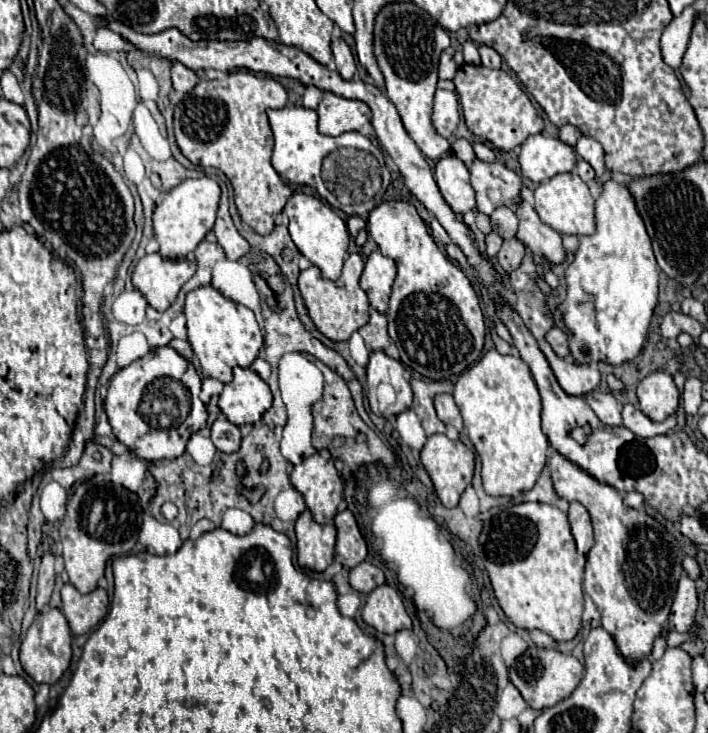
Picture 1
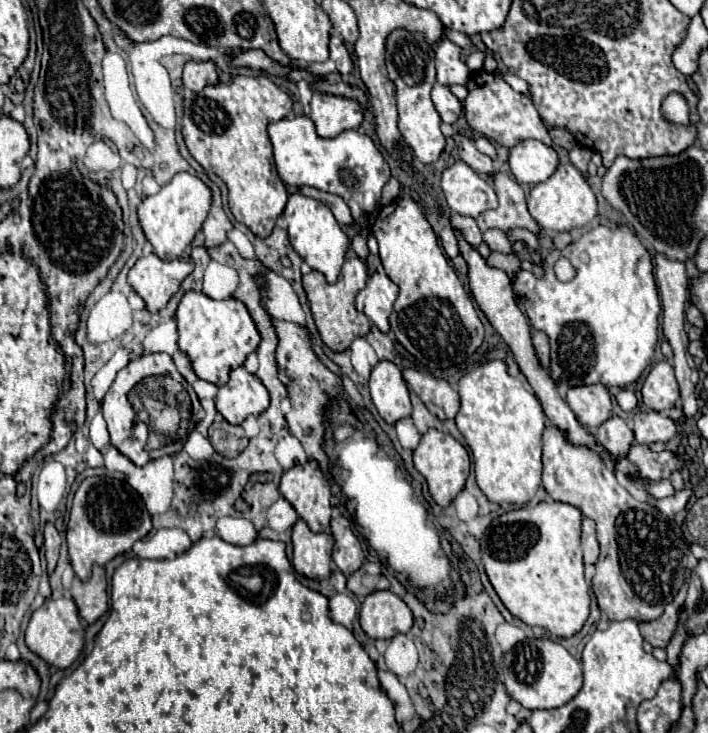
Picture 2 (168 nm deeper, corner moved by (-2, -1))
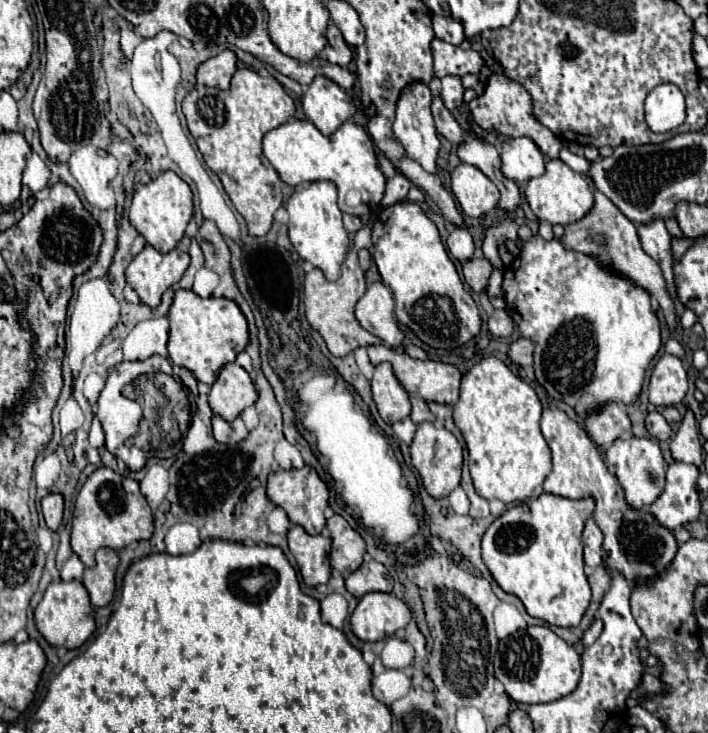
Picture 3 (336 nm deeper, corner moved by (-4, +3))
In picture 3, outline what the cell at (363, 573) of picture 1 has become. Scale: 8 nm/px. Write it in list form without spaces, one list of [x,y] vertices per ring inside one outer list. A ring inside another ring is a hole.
[[[367,556],[365,562],[345,578],[345,586],[355,598],[361,598],[367,592],[391,592],[393,578],[381,562]]]

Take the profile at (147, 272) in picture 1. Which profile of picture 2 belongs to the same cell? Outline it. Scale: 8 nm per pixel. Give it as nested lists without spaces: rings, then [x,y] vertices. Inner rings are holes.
[[[155,254],[141,256],[129,270],[129,284],[145,300],[149,312],[165,308],[169,298],[179,290],[181,282],[193,272],[193,262],[175,258],[171,262],[161,260]]]

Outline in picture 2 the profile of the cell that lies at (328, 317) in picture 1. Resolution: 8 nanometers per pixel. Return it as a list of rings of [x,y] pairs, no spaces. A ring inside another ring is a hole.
[[[357,256],[345,260],[345,264],[341,268],[341,276],[335,284],[327,284],[323,274],[315,272],[315,270],[303,276],[303,288],[307,292],[307,300],[309,300],[309,306],[313,312],[315,326],[321,334],[321,340],[333,352],[345,352],[355,338],[367,336],[371,330],[371,322],[367,320],[367,316],[355,310],[355,296],[359,290],[365,288],[365,282],[367,282],[367,266]]]

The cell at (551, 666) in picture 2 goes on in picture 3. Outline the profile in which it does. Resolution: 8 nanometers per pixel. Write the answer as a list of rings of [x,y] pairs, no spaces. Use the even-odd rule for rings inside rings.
[[[527,626],[513,636],[499,642],[499,650],[493,658],[495,678],[505,686],[511,700],[519,704],[553,702],[571,694],[581,680],[579,654],[557,634],[543,626]]]

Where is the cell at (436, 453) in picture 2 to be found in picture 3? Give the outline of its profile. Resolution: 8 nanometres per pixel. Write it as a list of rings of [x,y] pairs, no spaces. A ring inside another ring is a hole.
[[[431,422],[419,424],[417,434],[411,444],[411,462],[421,474],[421,480],[427,488],[427,492],[433,498],[445,498],[449,496],[461,482],[461,466],[463,466],[463,446],[457,442],[457,438],[445,430],[437,428]]]

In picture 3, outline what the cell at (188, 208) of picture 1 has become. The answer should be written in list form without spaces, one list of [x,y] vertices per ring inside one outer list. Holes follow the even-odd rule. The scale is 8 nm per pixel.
[[[171,170],[161,172],[159,176],[153,178],[153,182],[145,186],[137,186],[129,210],[129,222],[155,250],[165,254],[171,252],[177,246],[177,242],[183,238],[191,218],[193,218],[193,190],[175,172]]]

